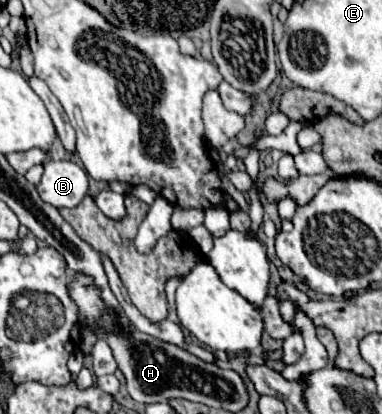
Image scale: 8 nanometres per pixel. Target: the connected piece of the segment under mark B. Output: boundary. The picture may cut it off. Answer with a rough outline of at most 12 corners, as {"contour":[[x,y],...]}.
{"contour":[[44,161],[36,189],[56,209],[76,207],[88,191],[74,161]]}

